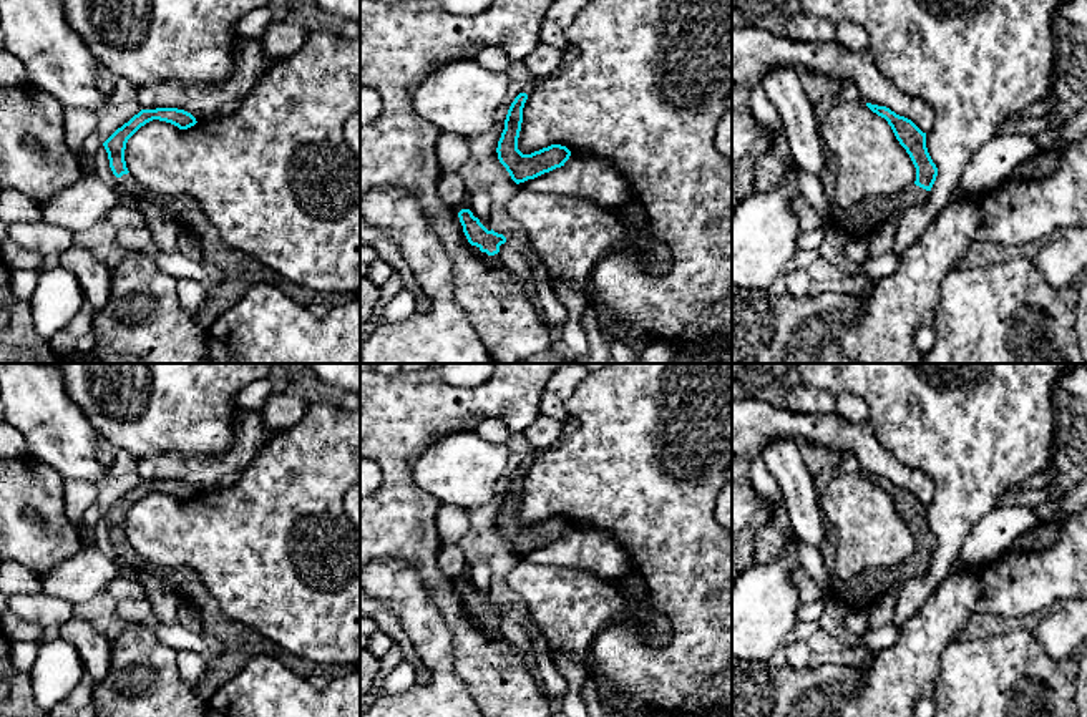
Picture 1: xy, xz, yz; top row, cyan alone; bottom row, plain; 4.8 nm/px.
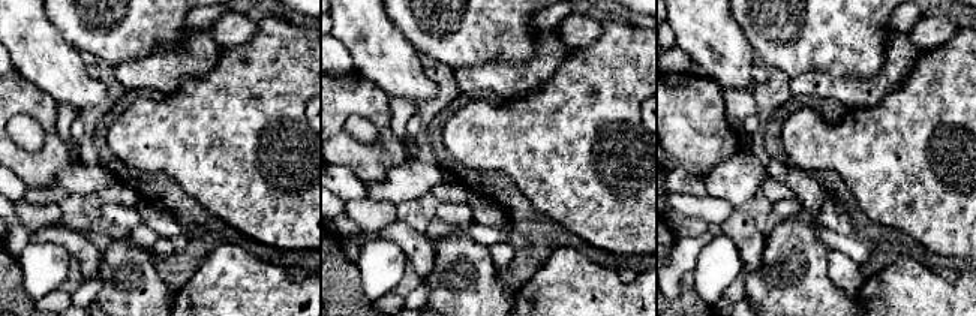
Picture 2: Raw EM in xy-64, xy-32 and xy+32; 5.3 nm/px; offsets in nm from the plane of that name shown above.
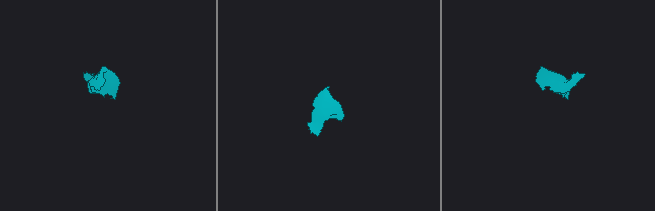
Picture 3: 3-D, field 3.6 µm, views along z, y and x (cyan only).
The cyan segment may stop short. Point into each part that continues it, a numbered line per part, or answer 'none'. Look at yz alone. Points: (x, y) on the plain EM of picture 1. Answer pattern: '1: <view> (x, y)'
1: yz (862, 591)

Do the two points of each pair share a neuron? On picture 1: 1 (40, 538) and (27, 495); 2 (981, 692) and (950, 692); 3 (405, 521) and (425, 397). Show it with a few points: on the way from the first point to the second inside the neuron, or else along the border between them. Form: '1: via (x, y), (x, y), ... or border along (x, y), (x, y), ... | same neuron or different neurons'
1: via (50, 526), (50, 517), (38, 505) | same neuron
2: via (973, 692), (958, 692) | same neuron
3: via (400, 490), (400, 429) | same neuron

